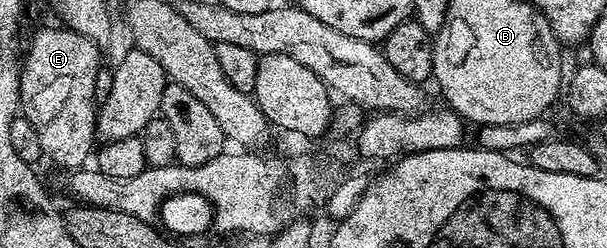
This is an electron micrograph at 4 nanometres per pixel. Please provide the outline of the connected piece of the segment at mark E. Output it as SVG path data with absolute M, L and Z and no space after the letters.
M57 26L59 28L41 28L33 36L33 41L28 41L27 51L23 56L21 65L21 111L20 115L27 118L27 122L31 122L31 126L35 126L35 130L39 133L39 146L41 147L41 155L47 161L54 160L59 167L64 170L76 170L84 168L90 163L91 157L95 152L95 141L97 140L97 109L99 105L94 101L95 98L95 76L96 72L103 67L101 60L102 49L95 42L91 42L91 38L87 38L83 34L70 30L65 26Z

